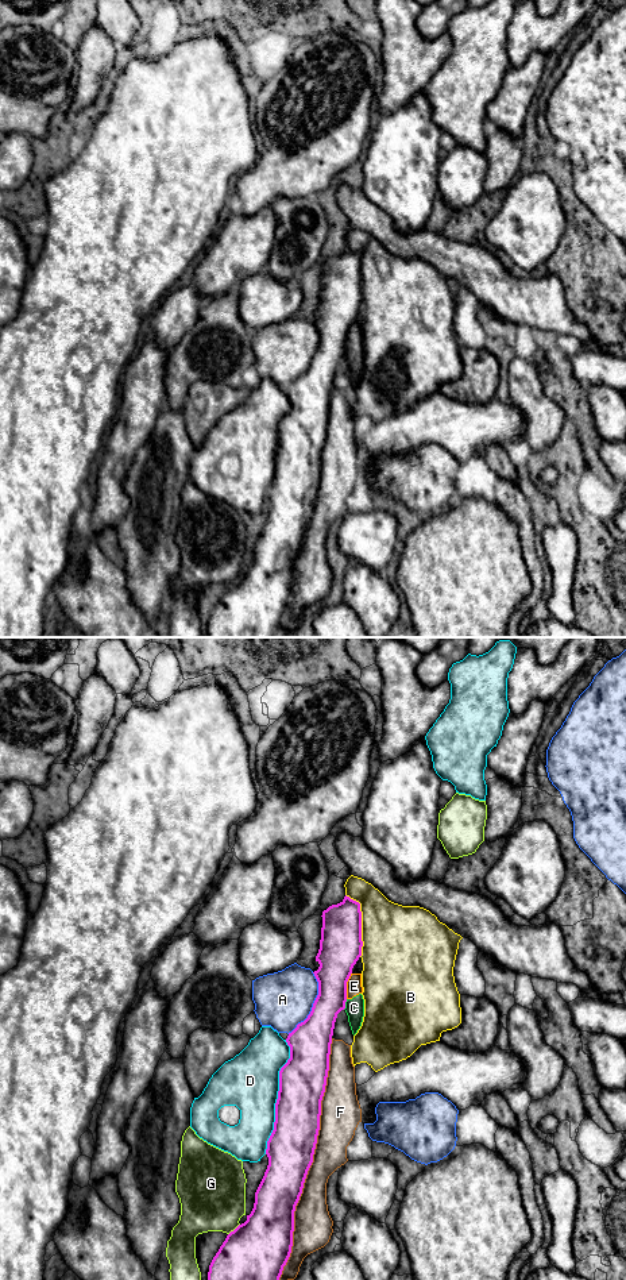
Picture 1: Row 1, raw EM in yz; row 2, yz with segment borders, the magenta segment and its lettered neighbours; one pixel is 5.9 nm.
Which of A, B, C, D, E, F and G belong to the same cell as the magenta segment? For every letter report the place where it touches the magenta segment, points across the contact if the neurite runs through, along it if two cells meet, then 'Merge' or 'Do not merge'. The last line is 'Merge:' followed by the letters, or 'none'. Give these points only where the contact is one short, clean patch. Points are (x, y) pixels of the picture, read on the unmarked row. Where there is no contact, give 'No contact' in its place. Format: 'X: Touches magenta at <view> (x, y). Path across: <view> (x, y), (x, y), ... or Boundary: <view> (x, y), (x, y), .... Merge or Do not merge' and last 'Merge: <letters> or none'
A: Touches magenta at yz (313, 357). Do not merge
B: Touches magenta at yz (360, 276). Do not merge
C: Touches magenta at yz (344, 357). Boundary: yz (347, 351), (343, 361). Do not merge
D: Touches magenta at yz (278, 448). Do not merge
E: Touches magenta at yz (346, 338). Boundary: yz (351, 324), (347, 332), (346, 350). Do not merge
F: Touches magenta at yz (312, 513). Do not merge
G: Touches magenta at yz (235, 581). Do not merge
Merge: none

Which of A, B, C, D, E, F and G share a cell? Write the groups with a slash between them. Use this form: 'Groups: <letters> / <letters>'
Groups: A / B / C E / D / F / G

